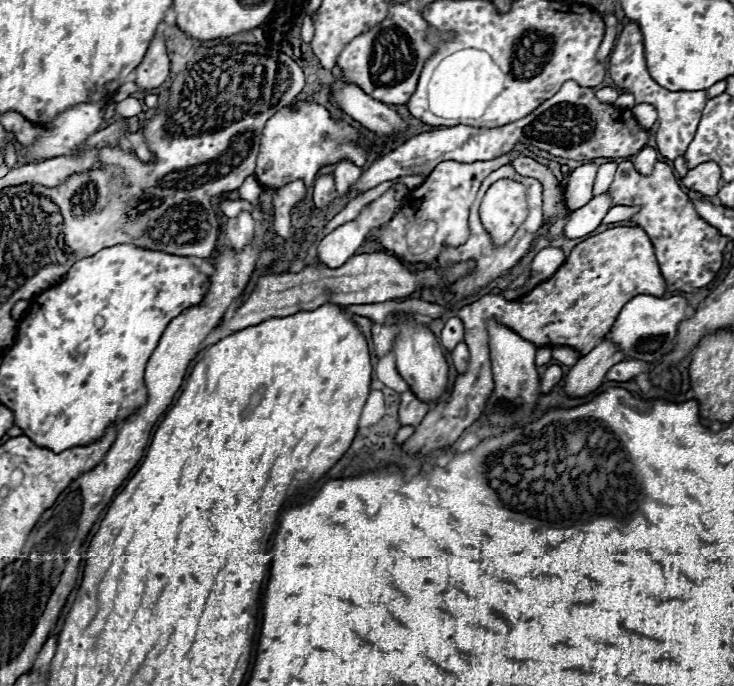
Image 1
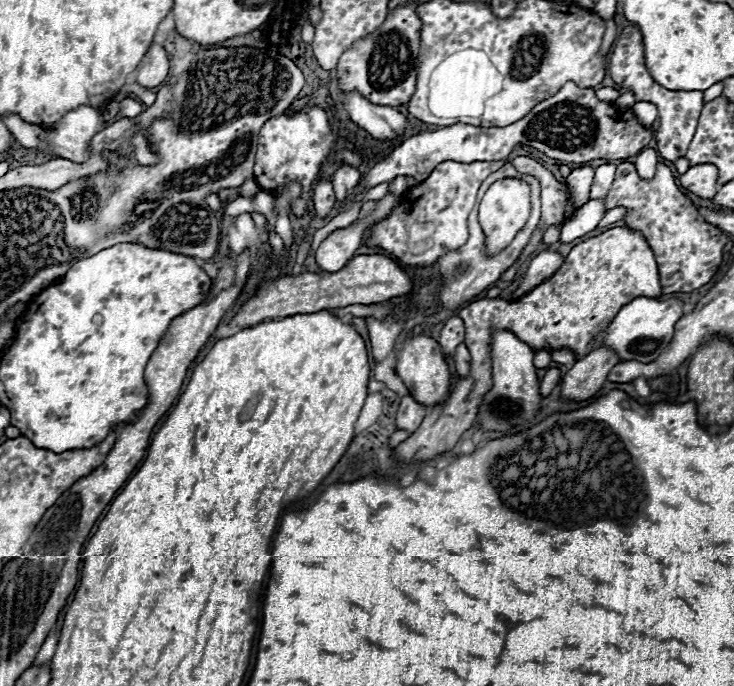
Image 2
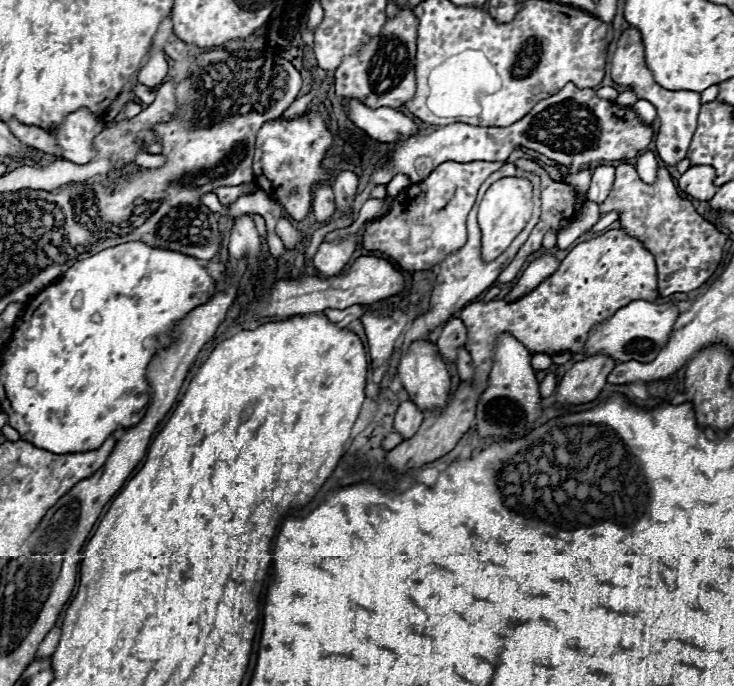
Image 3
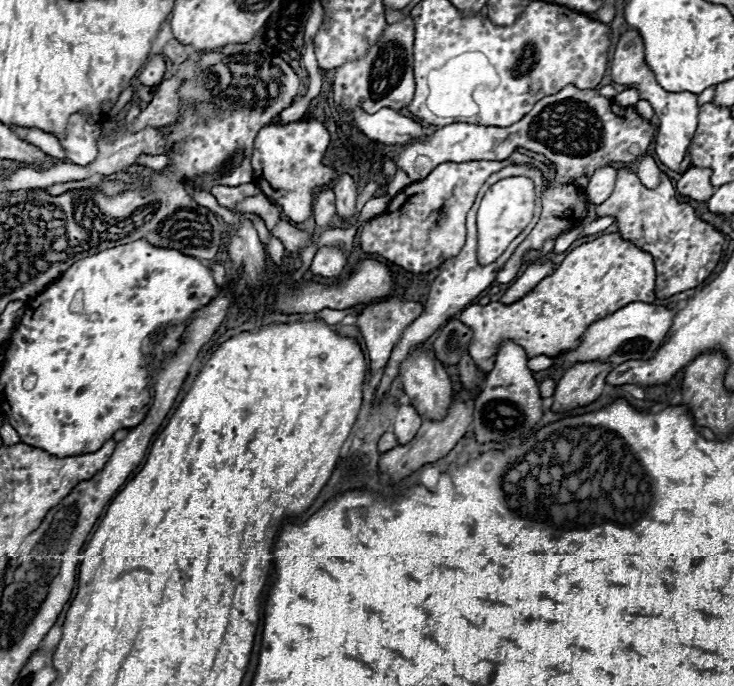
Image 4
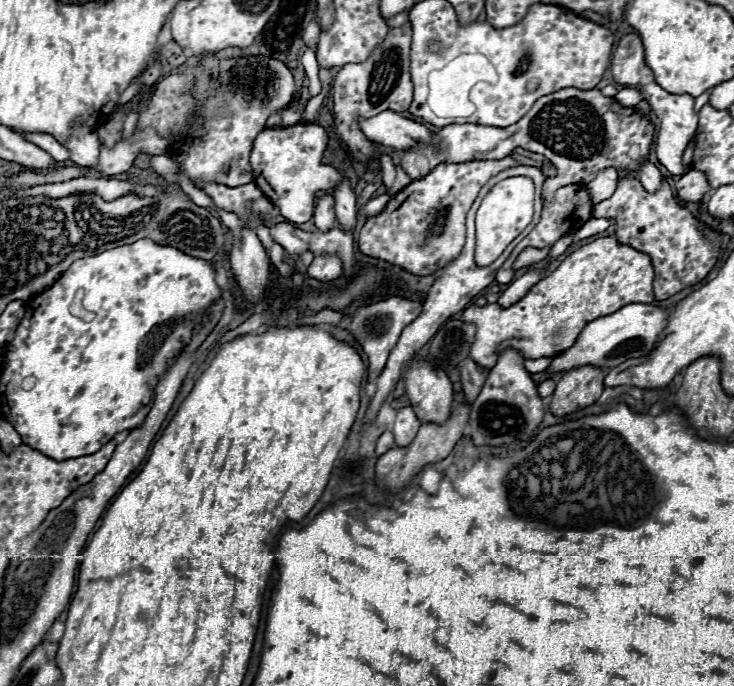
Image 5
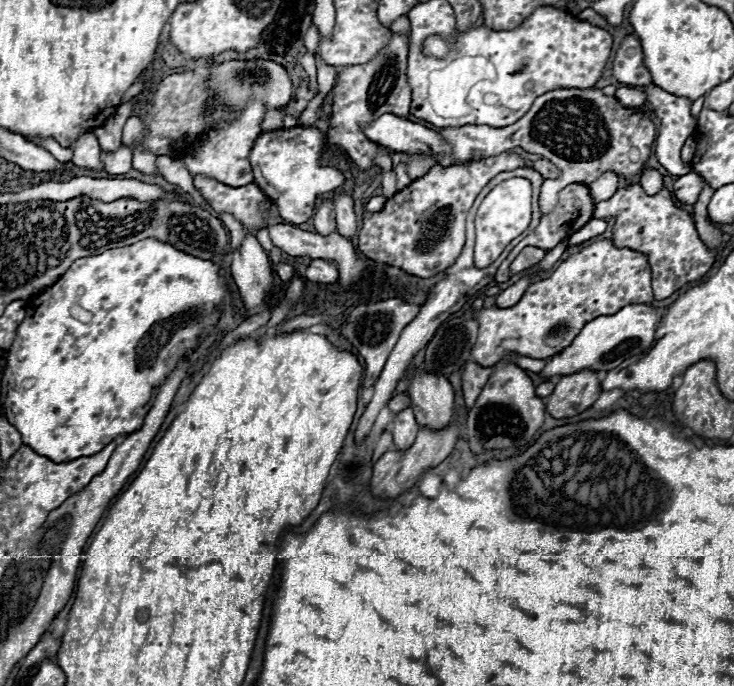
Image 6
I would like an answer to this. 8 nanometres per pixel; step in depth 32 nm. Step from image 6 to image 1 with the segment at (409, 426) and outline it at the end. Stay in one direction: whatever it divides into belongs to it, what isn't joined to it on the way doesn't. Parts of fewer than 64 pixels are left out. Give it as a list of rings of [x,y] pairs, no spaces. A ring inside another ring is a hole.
[[[406,390],[402,394],[402,402],[400,402],[400,410],[398,410],[398,416],[400,416],[400,424],[402,426],[418,426],[422,422],[422,418],[426,416],[426,412],[430,410],[428,402],[422,402],[416,398],[416,394],[412,390]]]

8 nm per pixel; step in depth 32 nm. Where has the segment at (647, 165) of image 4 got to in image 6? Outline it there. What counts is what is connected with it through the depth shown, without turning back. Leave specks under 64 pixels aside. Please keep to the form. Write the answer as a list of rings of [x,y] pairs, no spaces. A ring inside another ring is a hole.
[[[646,166],[646,168],[642,170],[642,174],[640,174],[640,184],[642,184],[642,188],[644,188],[646,192],[656,194],[656,192],[660,192],[660,188],[662,188],[662,174],[660,174],[656,168]]]

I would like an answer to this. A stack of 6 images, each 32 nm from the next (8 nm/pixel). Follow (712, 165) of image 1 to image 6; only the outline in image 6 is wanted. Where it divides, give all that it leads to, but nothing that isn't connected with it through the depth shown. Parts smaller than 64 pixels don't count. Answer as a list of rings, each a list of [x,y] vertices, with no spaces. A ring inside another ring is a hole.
[[[688,172],[674,182],[674,194],[682,204],[694,204],[704,188],[706,180],[698,172]]]

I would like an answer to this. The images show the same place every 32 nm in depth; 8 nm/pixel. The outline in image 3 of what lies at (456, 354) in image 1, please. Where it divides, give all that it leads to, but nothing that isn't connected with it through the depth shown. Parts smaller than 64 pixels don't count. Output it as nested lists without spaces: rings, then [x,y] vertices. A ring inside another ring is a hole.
[[[464,346],[458,348],[456,366],[458,366],[458,374],[460,374],[462,380],[472,380],[472,362],[470,362],[470,354]]]

